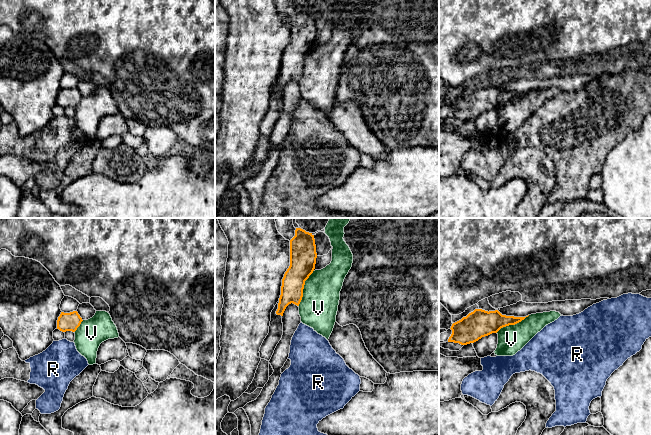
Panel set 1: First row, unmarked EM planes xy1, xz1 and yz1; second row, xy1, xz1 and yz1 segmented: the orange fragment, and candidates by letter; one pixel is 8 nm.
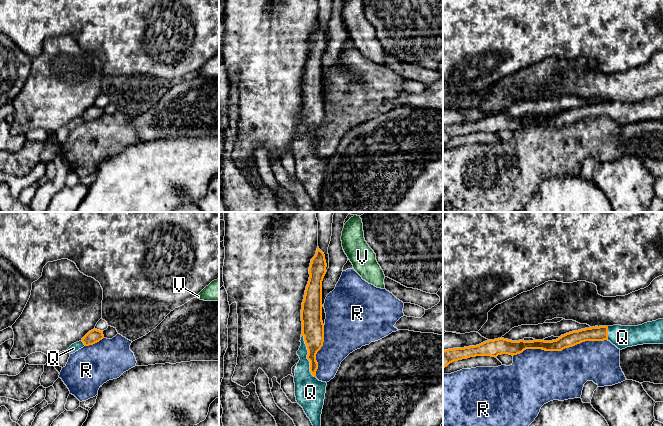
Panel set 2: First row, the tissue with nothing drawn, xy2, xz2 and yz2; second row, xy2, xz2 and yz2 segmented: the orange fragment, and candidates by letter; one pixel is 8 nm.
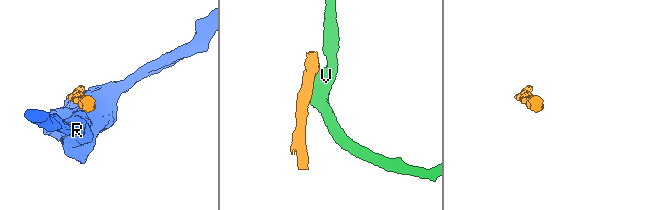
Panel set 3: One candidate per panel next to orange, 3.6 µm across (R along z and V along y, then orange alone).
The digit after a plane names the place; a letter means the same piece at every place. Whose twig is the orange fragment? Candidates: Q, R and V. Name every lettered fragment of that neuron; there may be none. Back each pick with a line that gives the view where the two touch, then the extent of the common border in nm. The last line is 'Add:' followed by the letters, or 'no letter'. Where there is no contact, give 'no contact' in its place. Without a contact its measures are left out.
Q: xz2 | 360 nm
Add: Q

